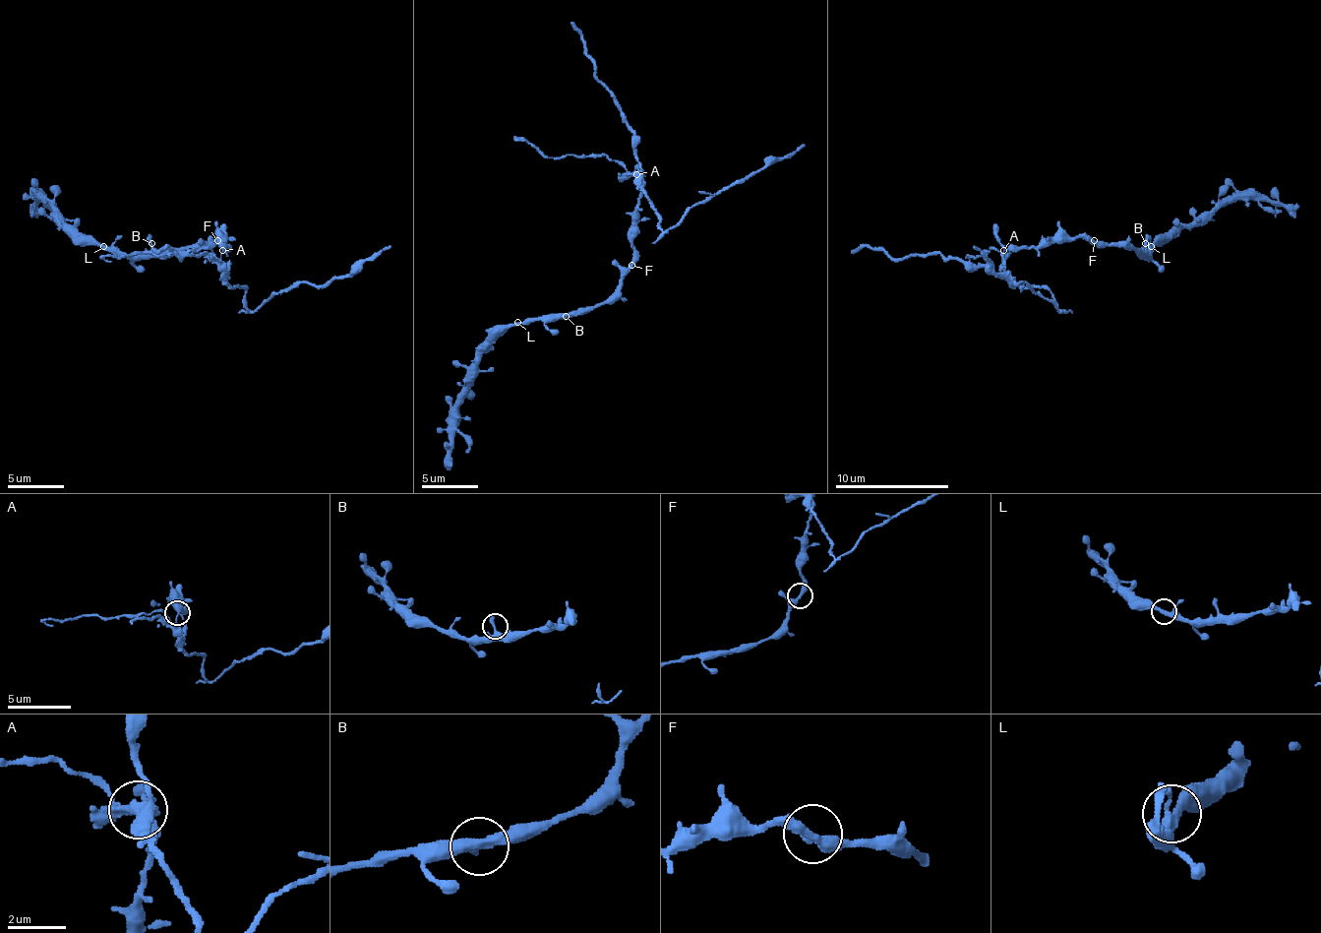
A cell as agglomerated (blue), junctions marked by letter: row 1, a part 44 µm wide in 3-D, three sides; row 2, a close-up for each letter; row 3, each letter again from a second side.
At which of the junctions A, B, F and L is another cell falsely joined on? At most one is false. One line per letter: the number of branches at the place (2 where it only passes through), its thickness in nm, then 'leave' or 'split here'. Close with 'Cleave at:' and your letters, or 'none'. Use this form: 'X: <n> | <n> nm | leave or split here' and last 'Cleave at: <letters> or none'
A: 3 | 220 nm | split here
B: 2 | 260 nm | leave
F: 3 | 280 nm | leave
L: 3 | 240 nm | leave
Cleave at: A

